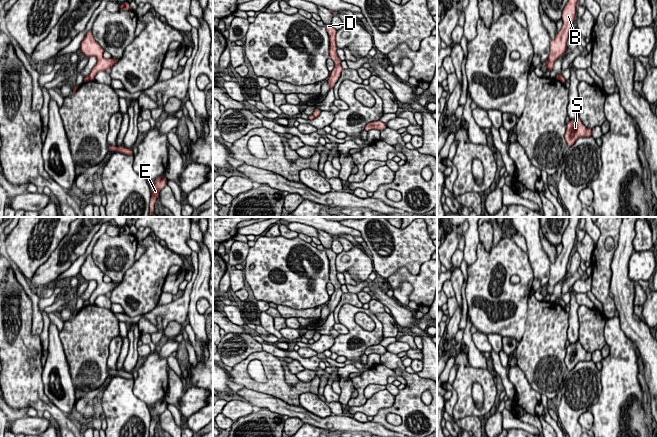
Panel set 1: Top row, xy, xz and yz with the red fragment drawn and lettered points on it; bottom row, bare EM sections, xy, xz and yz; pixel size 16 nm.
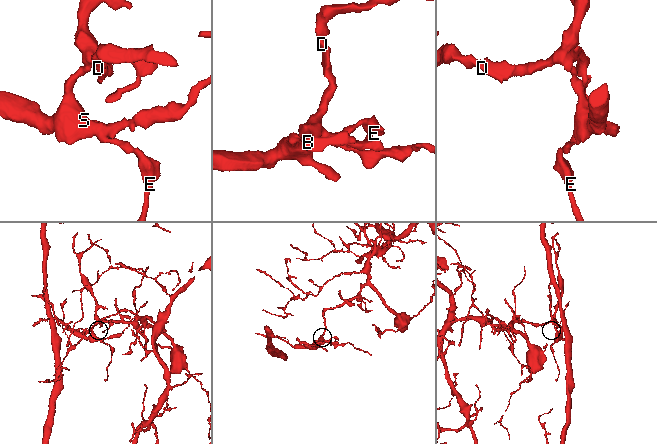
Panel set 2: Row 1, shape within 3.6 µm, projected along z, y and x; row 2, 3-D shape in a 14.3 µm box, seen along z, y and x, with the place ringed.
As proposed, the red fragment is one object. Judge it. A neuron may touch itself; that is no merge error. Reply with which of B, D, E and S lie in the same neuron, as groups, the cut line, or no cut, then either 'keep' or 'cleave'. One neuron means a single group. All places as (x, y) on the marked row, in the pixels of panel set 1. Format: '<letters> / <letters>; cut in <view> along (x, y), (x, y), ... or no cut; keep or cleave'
B D / E S; cut in xy along (88, 75), (90, 79); cleave

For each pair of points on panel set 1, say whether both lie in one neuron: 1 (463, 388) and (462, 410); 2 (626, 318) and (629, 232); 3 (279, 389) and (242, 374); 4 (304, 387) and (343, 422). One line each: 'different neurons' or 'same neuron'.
1: same neuron
2: same neuron
3: same neuron
4: different neurons

